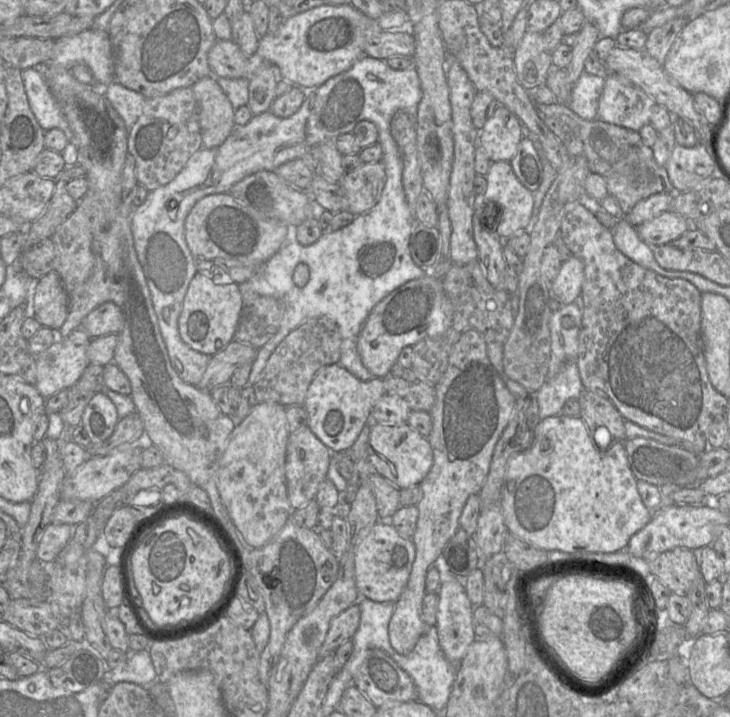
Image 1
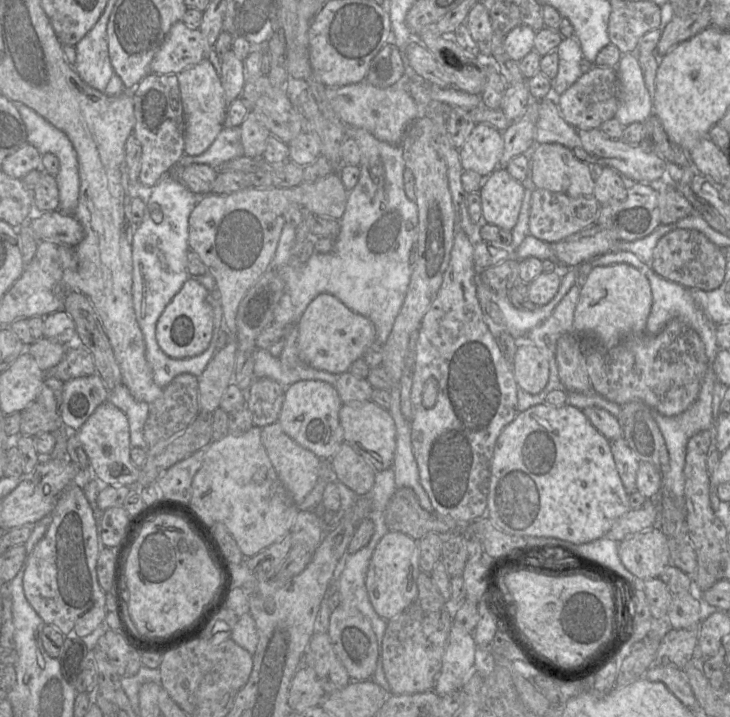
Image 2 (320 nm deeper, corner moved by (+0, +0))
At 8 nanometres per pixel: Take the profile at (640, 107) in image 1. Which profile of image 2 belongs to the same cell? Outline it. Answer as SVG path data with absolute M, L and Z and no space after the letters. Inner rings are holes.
M594 66L557 96L556 103L562 118L568 124L580 129L597 129L603 122L615 116L619 106L619 91L616 67Z

